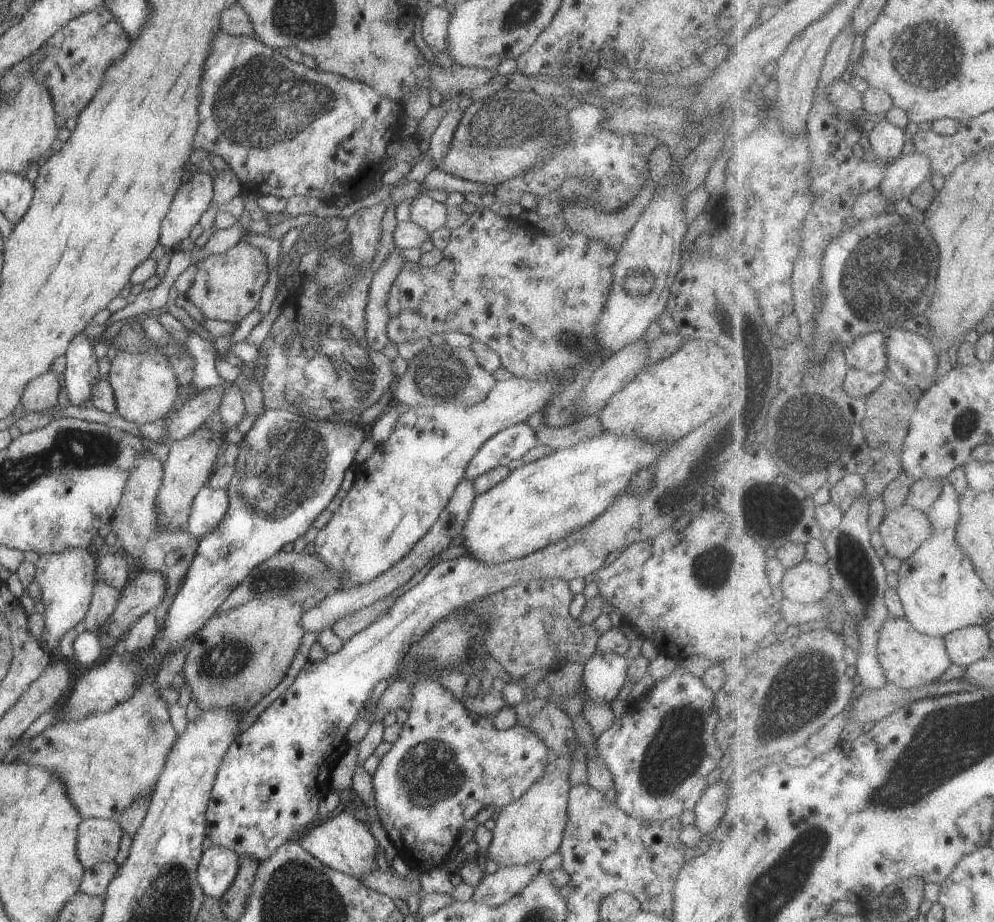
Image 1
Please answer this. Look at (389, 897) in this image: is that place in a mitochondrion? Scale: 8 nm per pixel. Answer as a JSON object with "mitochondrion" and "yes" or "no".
{"mitochondrion":"no"}

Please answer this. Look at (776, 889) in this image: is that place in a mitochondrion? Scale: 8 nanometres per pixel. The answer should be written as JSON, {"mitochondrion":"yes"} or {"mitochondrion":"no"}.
{"mitochondrion":"yes"}

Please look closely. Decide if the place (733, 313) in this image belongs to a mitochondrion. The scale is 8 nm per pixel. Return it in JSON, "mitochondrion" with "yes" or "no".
{"mitochondrion":"yes"}

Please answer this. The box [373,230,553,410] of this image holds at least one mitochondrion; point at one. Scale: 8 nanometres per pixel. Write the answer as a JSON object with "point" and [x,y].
{"point":[440,373]}

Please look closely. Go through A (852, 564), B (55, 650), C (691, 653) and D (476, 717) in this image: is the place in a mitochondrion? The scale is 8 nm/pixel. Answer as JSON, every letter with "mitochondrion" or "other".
{"A":"mitochondrion","B":"other","C":"other","D":"other"}

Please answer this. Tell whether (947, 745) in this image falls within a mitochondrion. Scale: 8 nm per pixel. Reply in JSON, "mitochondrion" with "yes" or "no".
{"mitochondrion":"yes"}

